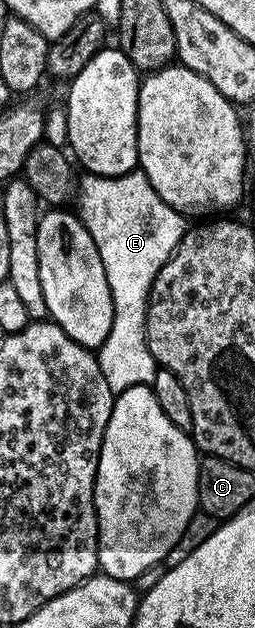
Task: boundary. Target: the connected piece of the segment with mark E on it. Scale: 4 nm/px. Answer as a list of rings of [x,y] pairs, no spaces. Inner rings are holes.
[[[139,169],[112,178],[89,173],[83,177],[78,183],[78,218],[102,257],[106,281],[112,287],[112,304],[118,309],[110,333],[98,349],[98,358],[106,385],[119,393],[134,385],[151,385],[156,376],[158,364],[146,341],[148,294],[162,265],[184,240],[186,219],[158,197]]]

